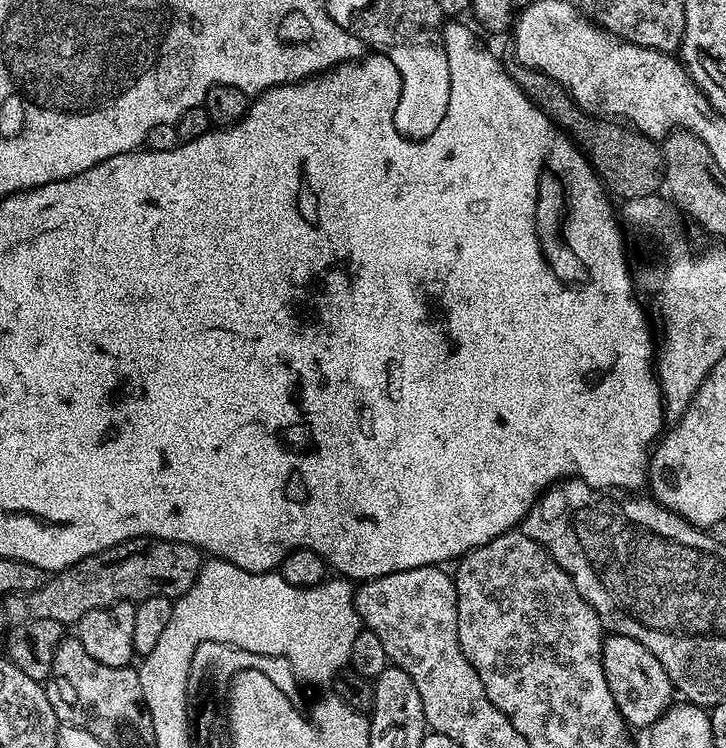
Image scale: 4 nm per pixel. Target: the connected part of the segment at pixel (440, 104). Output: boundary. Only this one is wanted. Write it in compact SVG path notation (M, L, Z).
M443 23L428 24L428 28L416 28L416 32L408 32L404 40L396 40L396 44L376 44L376 40L368 40L365 47L373 53L384 56L394 62L402 78L402 94L395 107L395 128L410 140L425 140L438 128L446 114L446 106L450 102L450 68L449 59L443 37Z

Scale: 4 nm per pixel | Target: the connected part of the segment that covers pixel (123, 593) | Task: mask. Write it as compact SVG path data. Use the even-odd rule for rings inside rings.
M155 538L127 540L110 546L90 558L82 558L82 562L74 562L74 566L70 566L66 570L49 575L48 581L38 590L3 597L4 616L12 626L23 626L26 622L38 622L42 618L50 618L65 626L75 625L83 616L90 614L90 610L108 608L111 604L139 602L146 599L147 596L175 598L186 594L186 590L190 590L190 586L194 586L194 582L198 578L201 563L200 549L189 544Z

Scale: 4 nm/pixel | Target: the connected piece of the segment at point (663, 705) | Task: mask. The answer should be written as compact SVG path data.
M605 635L602 670L606 674L610 694L614 694L614 702L629 729L651 729L656 720L662 718L665 710L671 708L674 703L674 689L662 662L658 662L658 658L654 658L654 654L650 654L650 650L642 646L642 642L634 642L634 638Z

